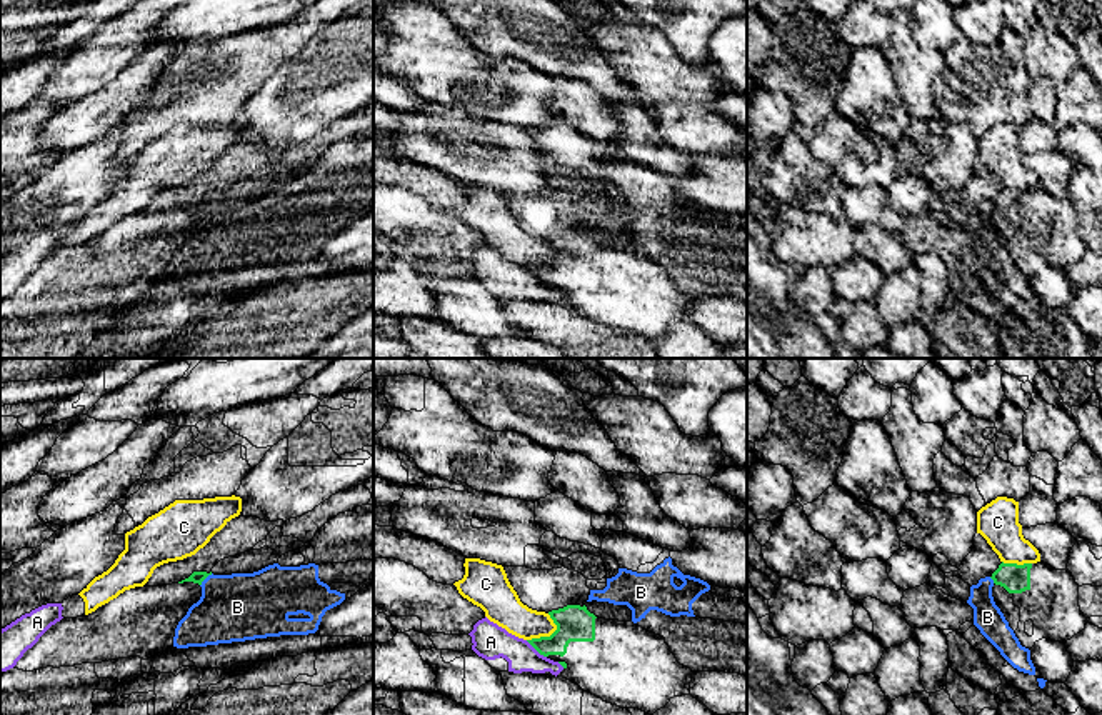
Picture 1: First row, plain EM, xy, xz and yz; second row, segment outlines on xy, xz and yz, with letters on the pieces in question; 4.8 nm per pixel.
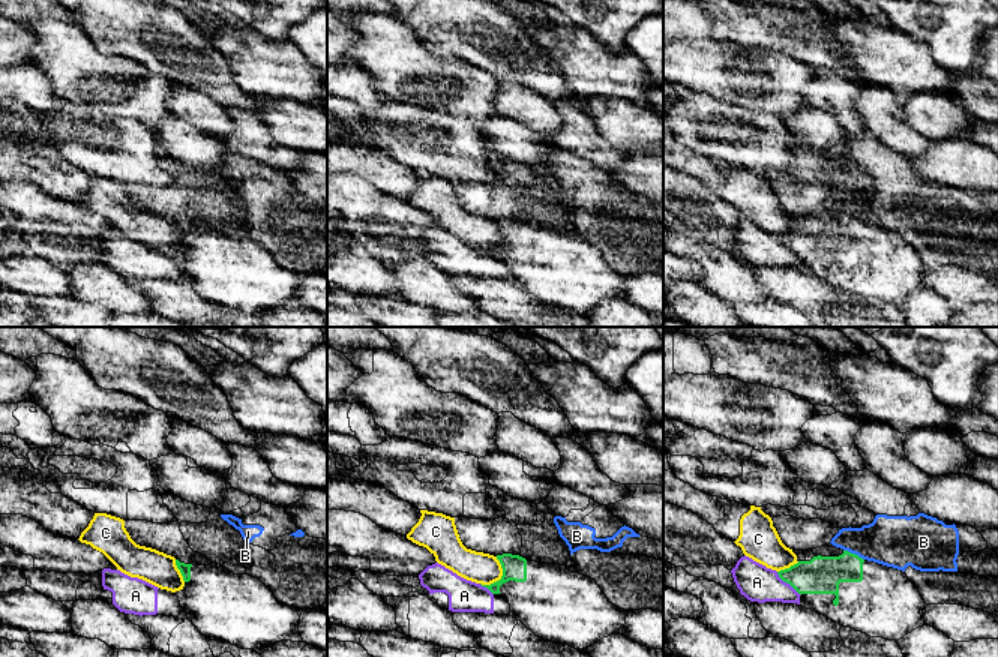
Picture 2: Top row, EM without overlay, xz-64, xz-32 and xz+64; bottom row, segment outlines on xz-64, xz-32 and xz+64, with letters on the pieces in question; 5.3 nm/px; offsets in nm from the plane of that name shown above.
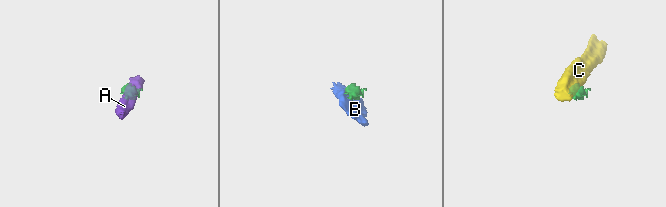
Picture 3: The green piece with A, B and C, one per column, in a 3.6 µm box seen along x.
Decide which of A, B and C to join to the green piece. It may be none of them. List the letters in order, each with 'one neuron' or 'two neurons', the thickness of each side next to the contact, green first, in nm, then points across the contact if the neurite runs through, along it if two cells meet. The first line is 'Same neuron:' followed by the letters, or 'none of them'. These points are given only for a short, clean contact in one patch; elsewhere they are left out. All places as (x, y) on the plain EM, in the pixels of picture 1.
Same neuron: none of them
A: two neurons | 180/170 nm
B: two neurons | 60/320 nm | along xy (212, 200), (200, 212)
C: two neurons | 180/160 nm

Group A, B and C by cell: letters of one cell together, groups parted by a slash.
A / B / C

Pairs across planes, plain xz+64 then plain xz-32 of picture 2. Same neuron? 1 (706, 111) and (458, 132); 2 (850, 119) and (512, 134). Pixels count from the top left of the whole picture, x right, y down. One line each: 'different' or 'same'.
1: same
2: different

